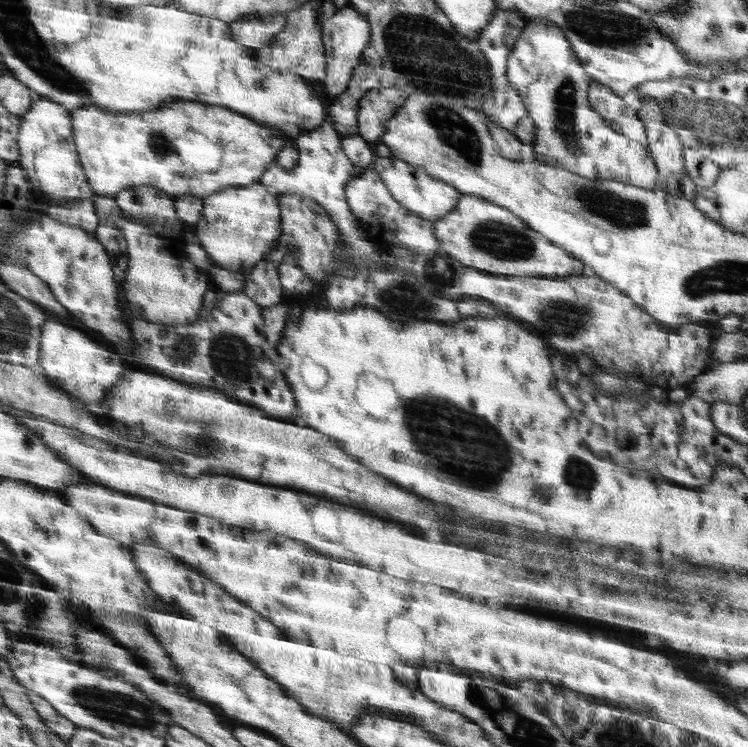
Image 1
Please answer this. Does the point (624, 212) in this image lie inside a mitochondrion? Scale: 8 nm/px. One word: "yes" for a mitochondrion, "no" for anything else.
yes

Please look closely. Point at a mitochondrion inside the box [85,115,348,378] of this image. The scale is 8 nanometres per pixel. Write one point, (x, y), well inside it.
(156, 139)

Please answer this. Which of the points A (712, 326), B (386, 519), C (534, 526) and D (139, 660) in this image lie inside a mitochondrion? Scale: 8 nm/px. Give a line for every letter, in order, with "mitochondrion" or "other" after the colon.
A: other
B: other
C: other
D: other

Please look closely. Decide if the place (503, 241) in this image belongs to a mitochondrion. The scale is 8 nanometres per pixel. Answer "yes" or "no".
yes

